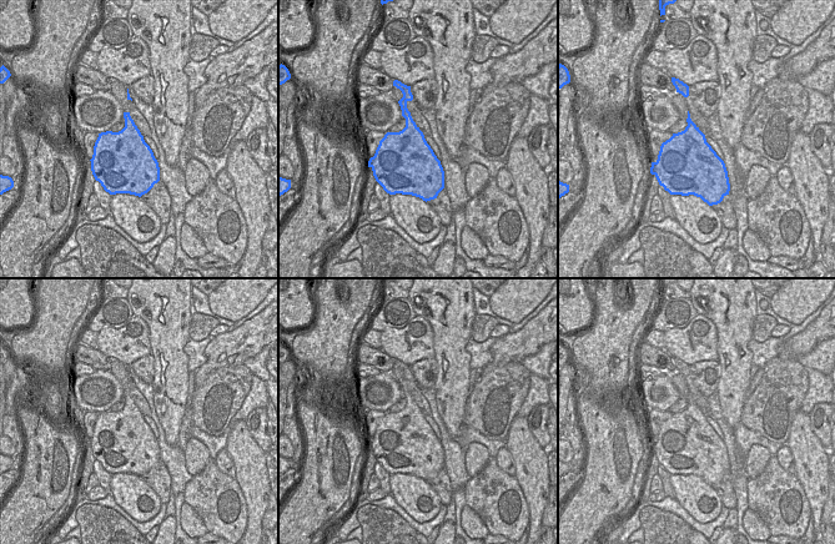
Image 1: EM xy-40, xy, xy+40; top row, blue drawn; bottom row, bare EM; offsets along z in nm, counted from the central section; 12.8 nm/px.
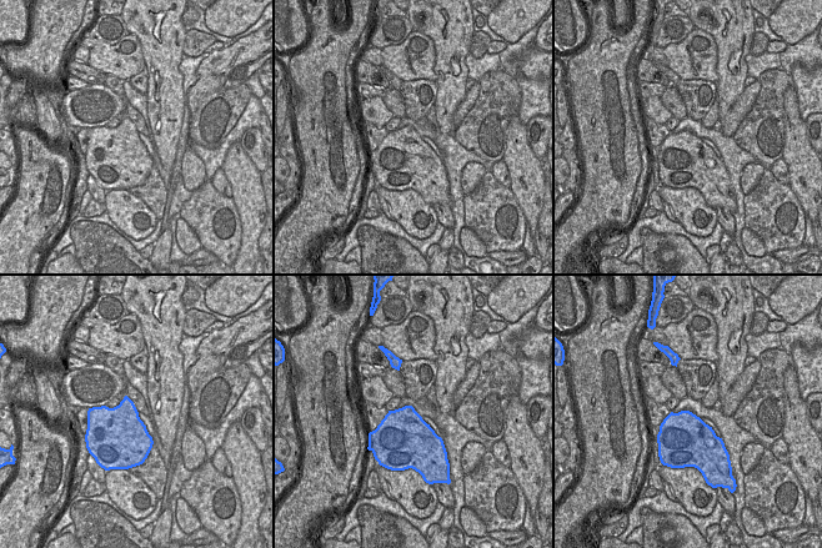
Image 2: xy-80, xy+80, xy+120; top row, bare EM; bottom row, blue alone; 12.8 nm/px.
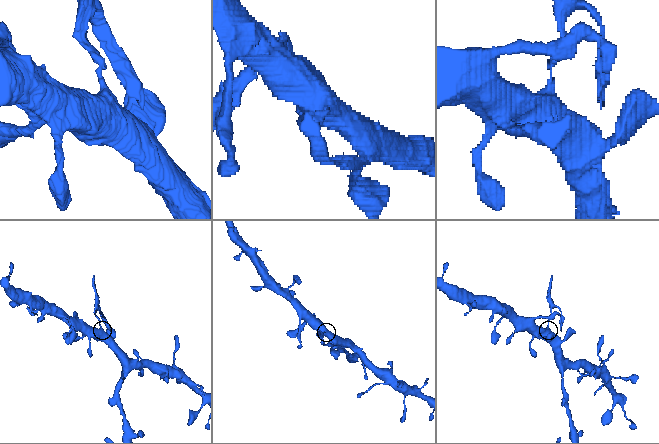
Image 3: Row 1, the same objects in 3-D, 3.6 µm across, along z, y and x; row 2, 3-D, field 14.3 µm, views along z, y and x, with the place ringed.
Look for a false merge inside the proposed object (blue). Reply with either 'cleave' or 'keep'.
cleave

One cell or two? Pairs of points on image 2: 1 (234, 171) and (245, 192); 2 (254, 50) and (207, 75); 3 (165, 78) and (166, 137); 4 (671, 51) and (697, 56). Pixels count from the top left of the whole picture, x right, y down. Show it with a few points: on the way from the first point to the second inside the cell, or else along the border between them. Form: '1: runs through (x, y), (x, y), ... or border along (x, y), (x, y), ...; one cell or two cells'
1: runs through (239, 176), (245, 182), (245, 187); one cell
2: runs through (242, 59), (237, 63), (230, 63), (219, 70); one cell
3: runs through (165, 92), (165, 122); one cell
4: runs through (677, 55), (691, 56); one cell

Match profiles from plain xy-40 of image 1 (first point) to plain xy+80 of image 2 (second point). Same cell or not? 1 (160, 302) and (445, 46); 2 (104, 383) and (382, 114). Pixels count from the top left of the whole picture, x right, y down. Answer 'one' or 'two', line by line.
1: one
2: one

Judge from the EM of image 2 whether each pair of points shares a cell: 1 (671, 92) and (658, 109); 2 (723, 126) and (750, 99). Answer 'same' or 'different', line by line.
1: different
2: same

